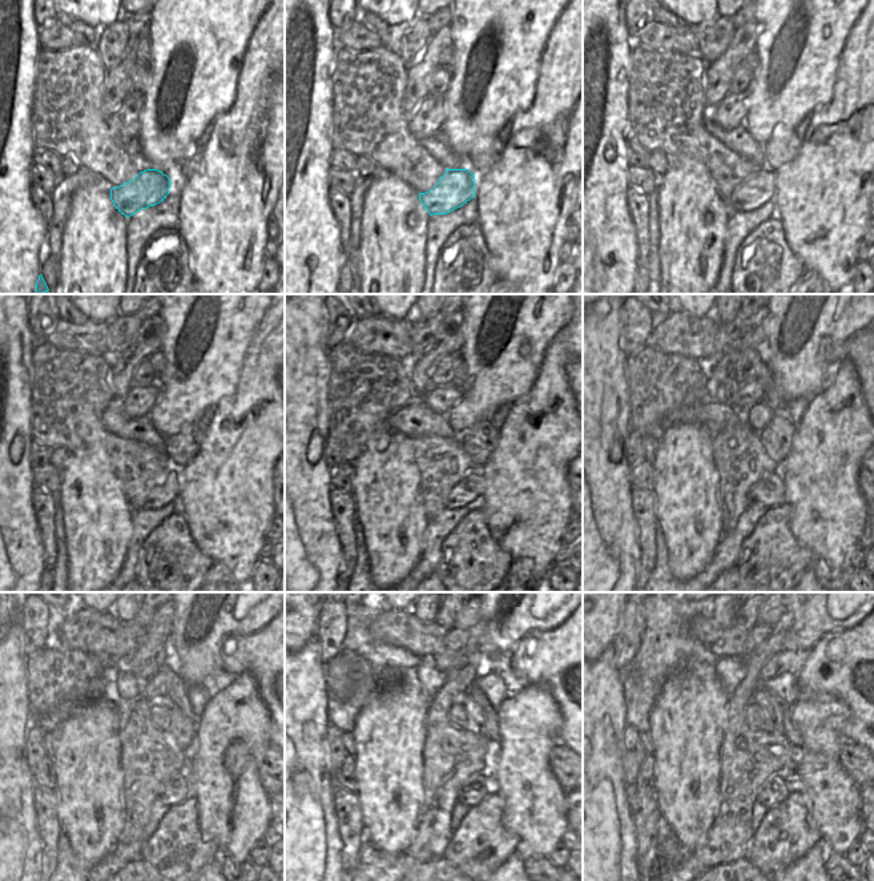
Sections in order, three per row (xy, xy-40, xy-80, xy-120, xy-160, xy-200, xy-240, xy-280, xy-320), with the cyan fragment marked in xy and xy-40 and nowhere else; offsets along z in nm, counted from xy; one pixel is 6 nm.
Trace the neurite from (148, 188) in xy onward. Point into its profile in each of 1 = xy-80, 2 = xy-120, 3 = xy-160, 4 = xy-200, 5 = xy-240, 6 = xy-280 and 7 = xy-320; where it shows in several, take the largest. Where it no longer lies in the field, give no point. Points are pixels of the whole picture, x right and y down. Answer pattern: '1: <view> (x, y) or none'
1: xy-80 (758, 188)
2: xy-120 (168, 490)
3: xy-160 (470, 490)
4: xy-200 (769, 491)
5: xy-240 (177, 788)
6: xy-280 (478, 787)
7: xy-320 (776, 789)

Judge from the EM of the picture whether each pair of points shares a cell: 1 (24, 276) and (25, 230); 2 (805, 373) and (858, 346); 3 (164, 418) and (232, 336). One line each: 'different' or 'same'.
1: same
2: different
3: same

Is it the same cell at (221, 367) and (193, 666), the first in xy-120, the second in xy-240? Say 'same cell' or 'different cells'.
same cell

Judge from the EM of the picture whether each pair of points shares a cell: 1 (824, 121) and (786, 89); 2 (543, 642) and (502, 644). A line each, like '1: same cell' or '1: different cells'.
1: different cells
2: different cells

